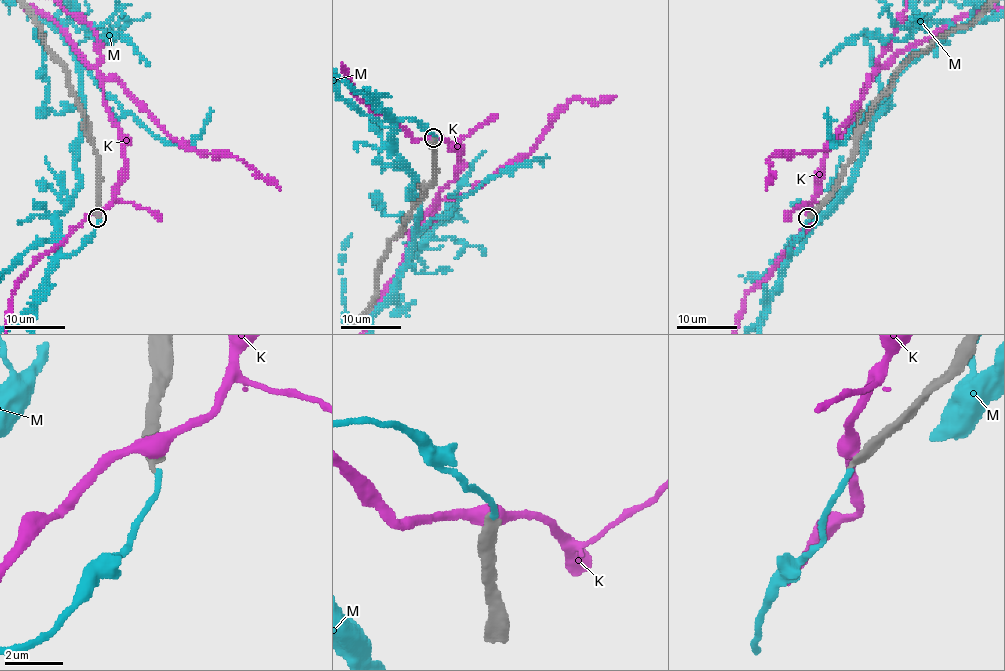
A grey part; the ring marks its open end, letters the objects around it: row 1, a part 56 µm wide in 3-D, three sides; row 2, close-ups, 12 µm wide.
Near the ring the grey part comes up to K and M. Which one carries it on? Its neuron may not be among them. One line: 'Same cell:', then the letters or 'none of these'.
Same cell: none of these

